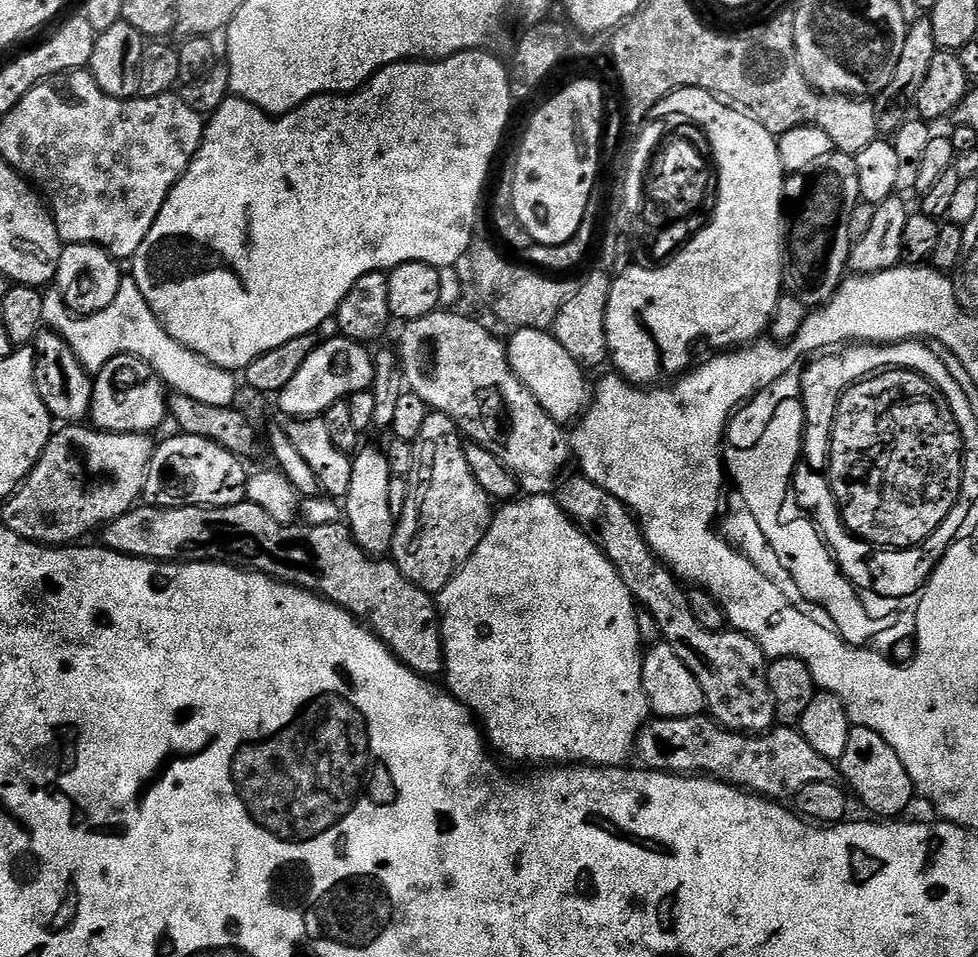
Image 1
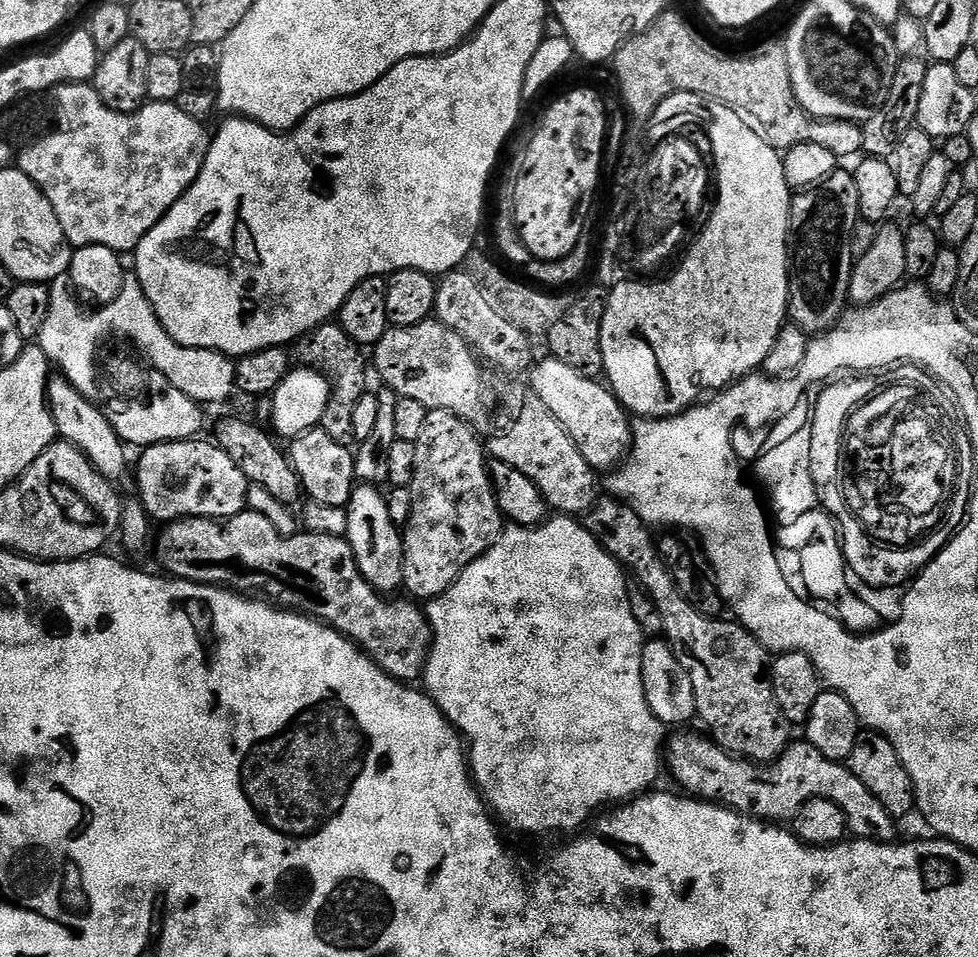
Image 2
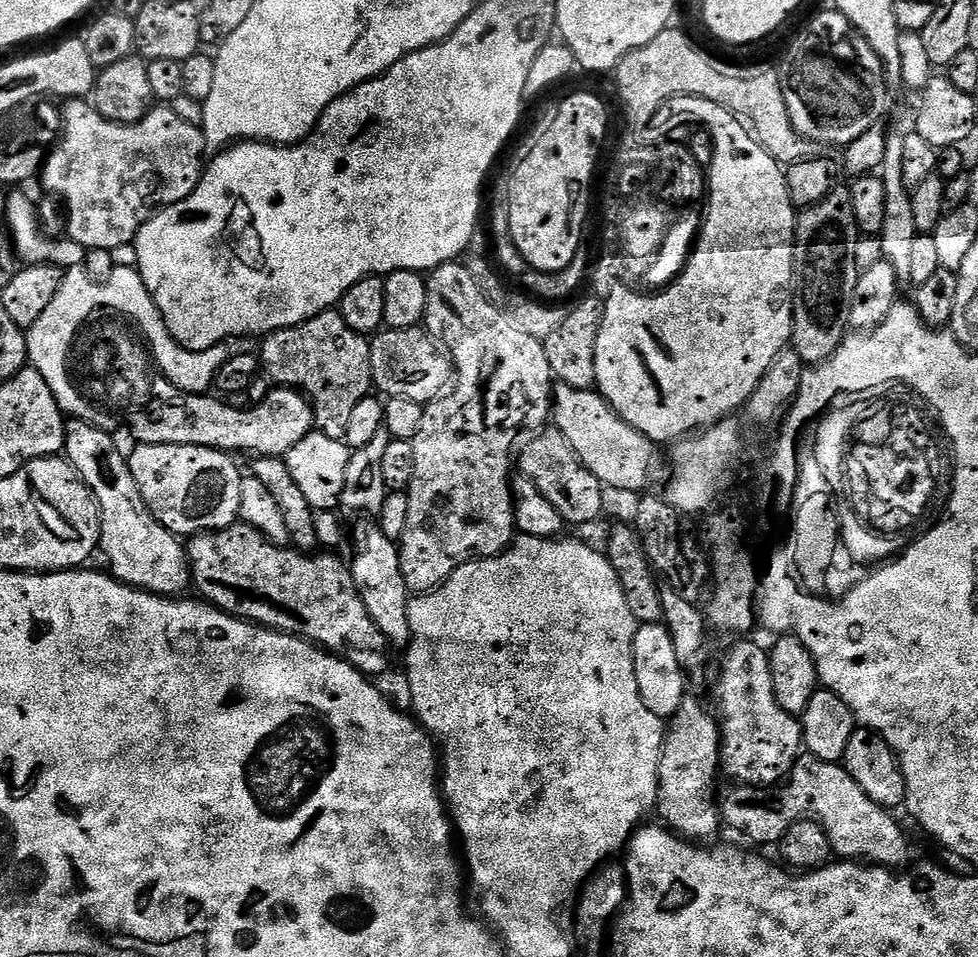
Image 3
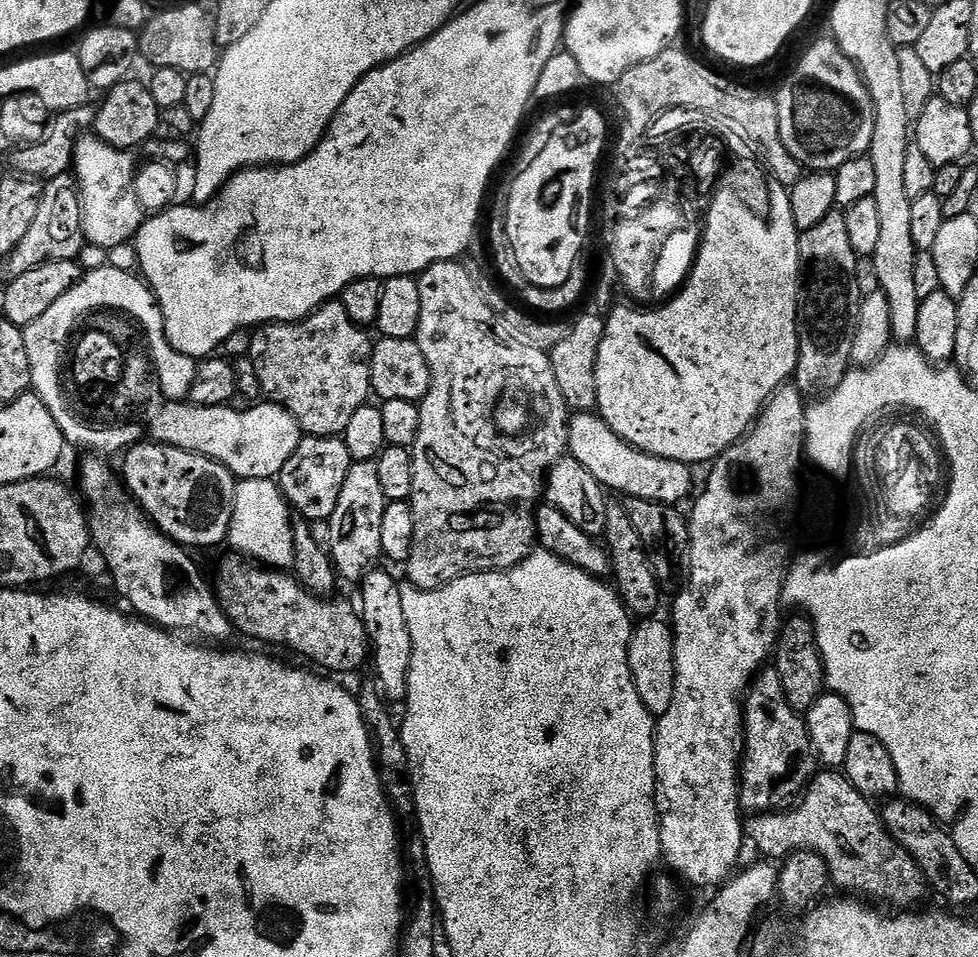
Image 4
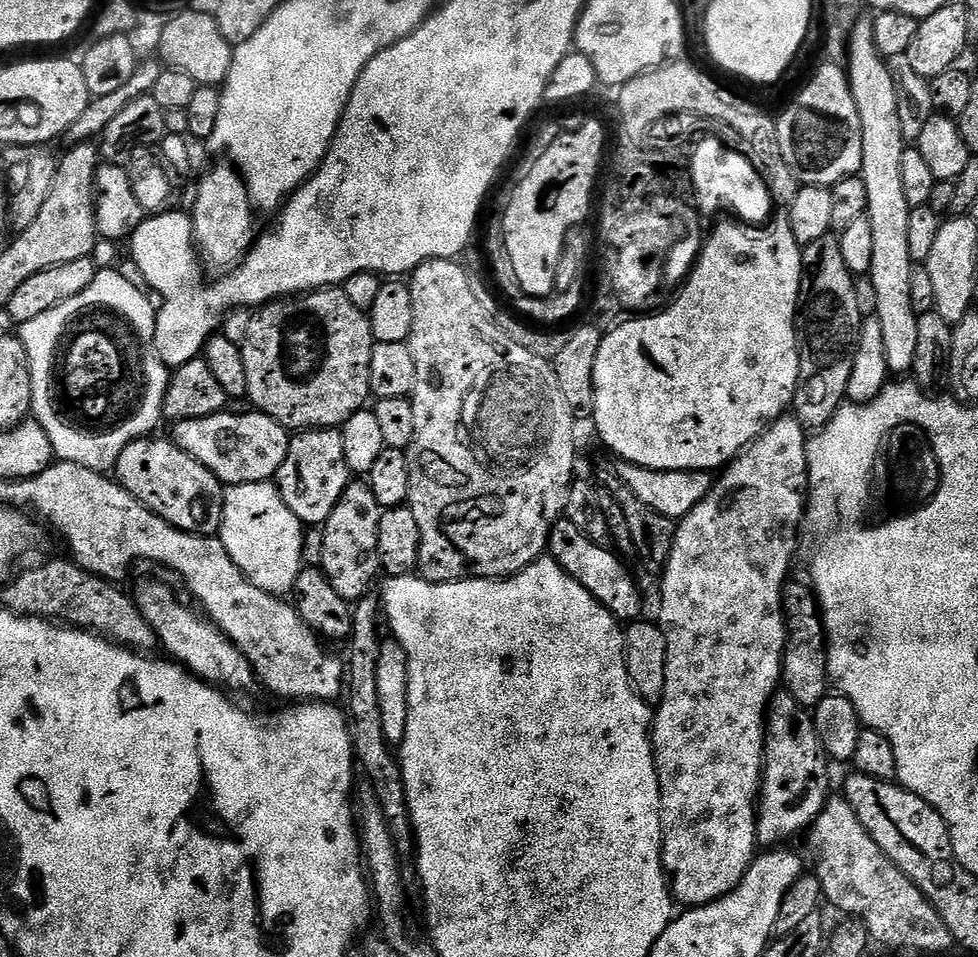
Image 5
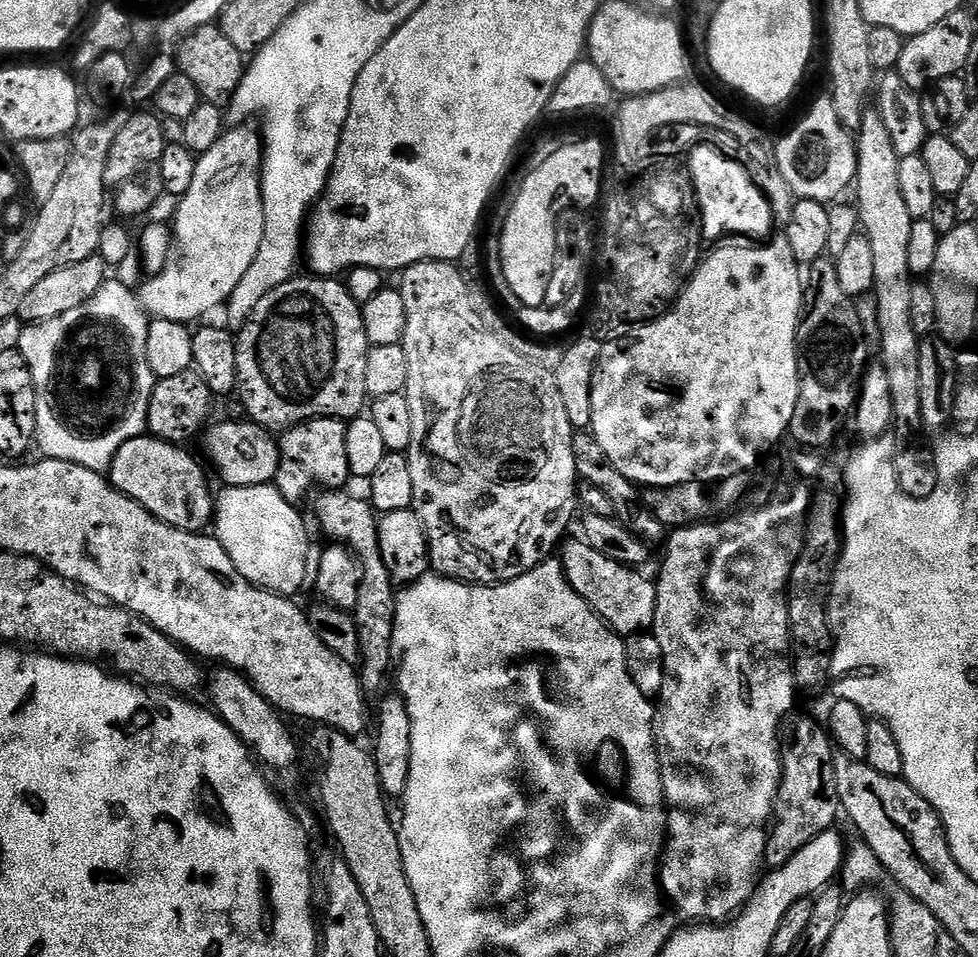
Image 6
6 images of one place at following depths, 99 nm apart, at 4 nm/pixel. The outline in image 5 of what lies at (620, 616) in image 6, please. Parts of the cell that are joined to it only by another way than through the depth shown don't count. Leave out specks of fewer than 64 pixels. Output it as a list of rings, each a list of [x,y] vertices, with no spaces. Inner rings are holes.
[[[561,518],[550,530],[546,552],[550,559],[562,566],[562,570],[566,570],[566,574],[574,578],[574,582],[586,586],[586,590],[590,590],[590,594],[594,594],[594,598],[598,598],[598,602],[602,602],[606,610],[614,613],[617,620],[635,622],[642,616],[640,588],[636,585],[635,578],[628,573],[627,566],[610,549],[611,547],[595,544],[589,536],[582,534],[582,530],[578,530],[578,526],[574,526],[574,522]]]

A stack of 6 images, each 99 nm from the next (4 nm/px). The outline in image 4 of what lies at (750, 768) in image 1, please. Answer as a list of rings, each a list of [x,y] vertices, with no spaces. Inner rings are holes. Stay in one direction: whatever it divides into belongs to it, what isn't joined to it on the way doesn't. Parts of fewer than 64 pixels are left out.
[[[820,770],[813,776],[811,784],[795,806],[787,810],[749,815],[746,820],[746,836],[751,847],[753,844],[764,855],[761,857],[772,862],[783,861],[791,852],[816,852],[826,862],[835,887],[845,888],[848,891],[845,893],[859,894],[869,901],[881,900],[884,904],[893,904],[896,910],[908,910],[916,906],[912,904],[918,903],[924,895],[929,895],[930,888],[918,862],[914,862],[912,855],[888,833],[876,807],[873,801],[850,783],[843,771]]]

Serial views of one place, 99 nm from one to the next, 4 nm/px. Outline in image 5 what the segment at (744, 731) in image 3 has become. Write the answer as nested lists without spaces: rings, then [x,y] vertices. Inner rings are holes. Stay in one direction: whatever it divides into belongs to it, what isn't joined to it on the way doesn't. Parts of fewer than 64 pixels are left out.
[[[786,690],[777,691],[770,703],[764,725],[764,775],[760,781],[760,795],[756,806],[756,842],[761,849],[776,850],[787,840],[796,835],[807,833],[815,824],[818,814],[826,806],[830,798],[828,787],[832,784],[832,776],[828,773],[830,757],[822,746],[822,738],[818,738],[816,721],[813,713],[803,708]]]

